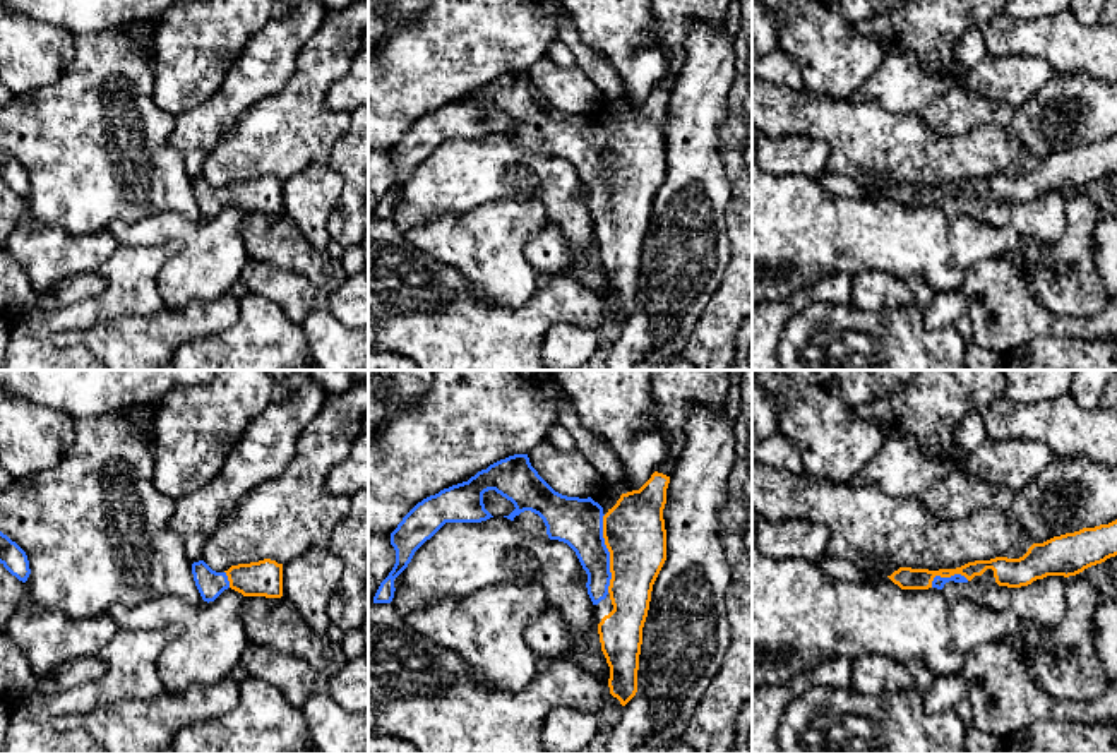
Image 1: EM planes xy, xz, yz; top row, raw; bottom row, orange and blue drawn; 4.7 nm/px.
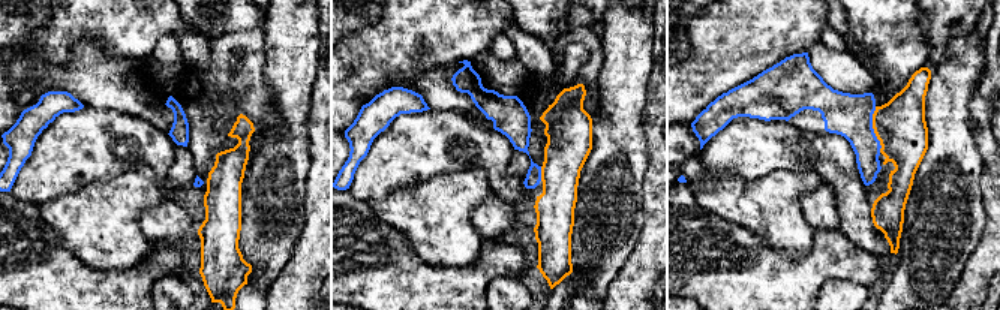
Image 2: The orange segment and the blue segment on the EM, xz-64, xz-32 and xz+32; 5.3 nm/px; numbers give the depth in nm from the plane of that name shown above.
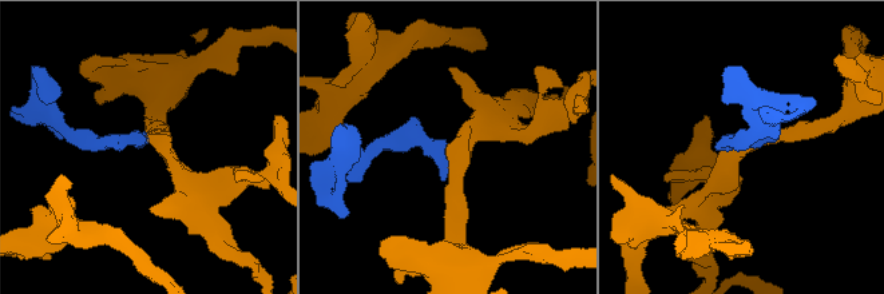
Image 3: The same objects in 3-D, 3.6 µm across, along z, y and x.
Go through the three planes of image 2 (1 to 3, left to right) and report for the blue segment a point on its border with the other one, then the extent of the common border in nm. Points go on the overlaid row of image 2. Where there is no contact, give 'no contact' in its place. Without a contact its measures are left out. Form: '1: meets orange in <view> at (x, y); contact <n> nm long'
1: no contact
2: meets orange in xz-32 at (541, 174); contact 80 nm long
3: meets orange in xz+32 at (873, 128); contact 260 nm long

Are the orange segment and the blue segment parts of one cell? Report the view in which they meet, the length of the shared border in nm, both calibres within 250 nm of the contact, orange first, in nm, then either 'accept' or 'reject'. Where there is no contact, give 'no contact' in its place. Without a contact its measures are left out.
xz | 360 nm | 300/220 nm | accept

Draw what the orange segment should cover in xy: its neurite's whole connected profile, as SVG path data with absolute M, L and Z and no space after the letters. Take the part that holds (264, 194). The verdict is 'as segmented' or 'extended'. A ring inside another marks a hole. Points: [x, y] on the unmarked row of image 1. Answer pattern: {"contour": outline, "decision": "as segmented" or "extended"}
{"contour": "M271 175L231 182L224 188L216 188L204 177L199 177L192 180L192 190L202 216L207 219L228 204L243 212L283 212L283 180Z", "decision": "extended"}

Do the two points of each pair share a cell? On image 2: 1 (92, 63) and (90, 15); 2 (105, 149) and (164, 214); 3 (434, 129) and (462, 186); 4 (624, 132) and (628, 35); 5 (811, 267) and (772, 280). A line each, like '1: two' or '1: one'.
1: two
2: two
3: two
4: one
5: one

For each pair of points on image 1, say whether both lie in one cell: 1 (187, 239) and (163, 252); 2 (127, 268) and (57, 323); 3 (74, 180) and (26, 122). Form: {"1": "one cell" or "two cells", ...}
{"1": "two cells", "2": "one cell", "3": "one cell"}

